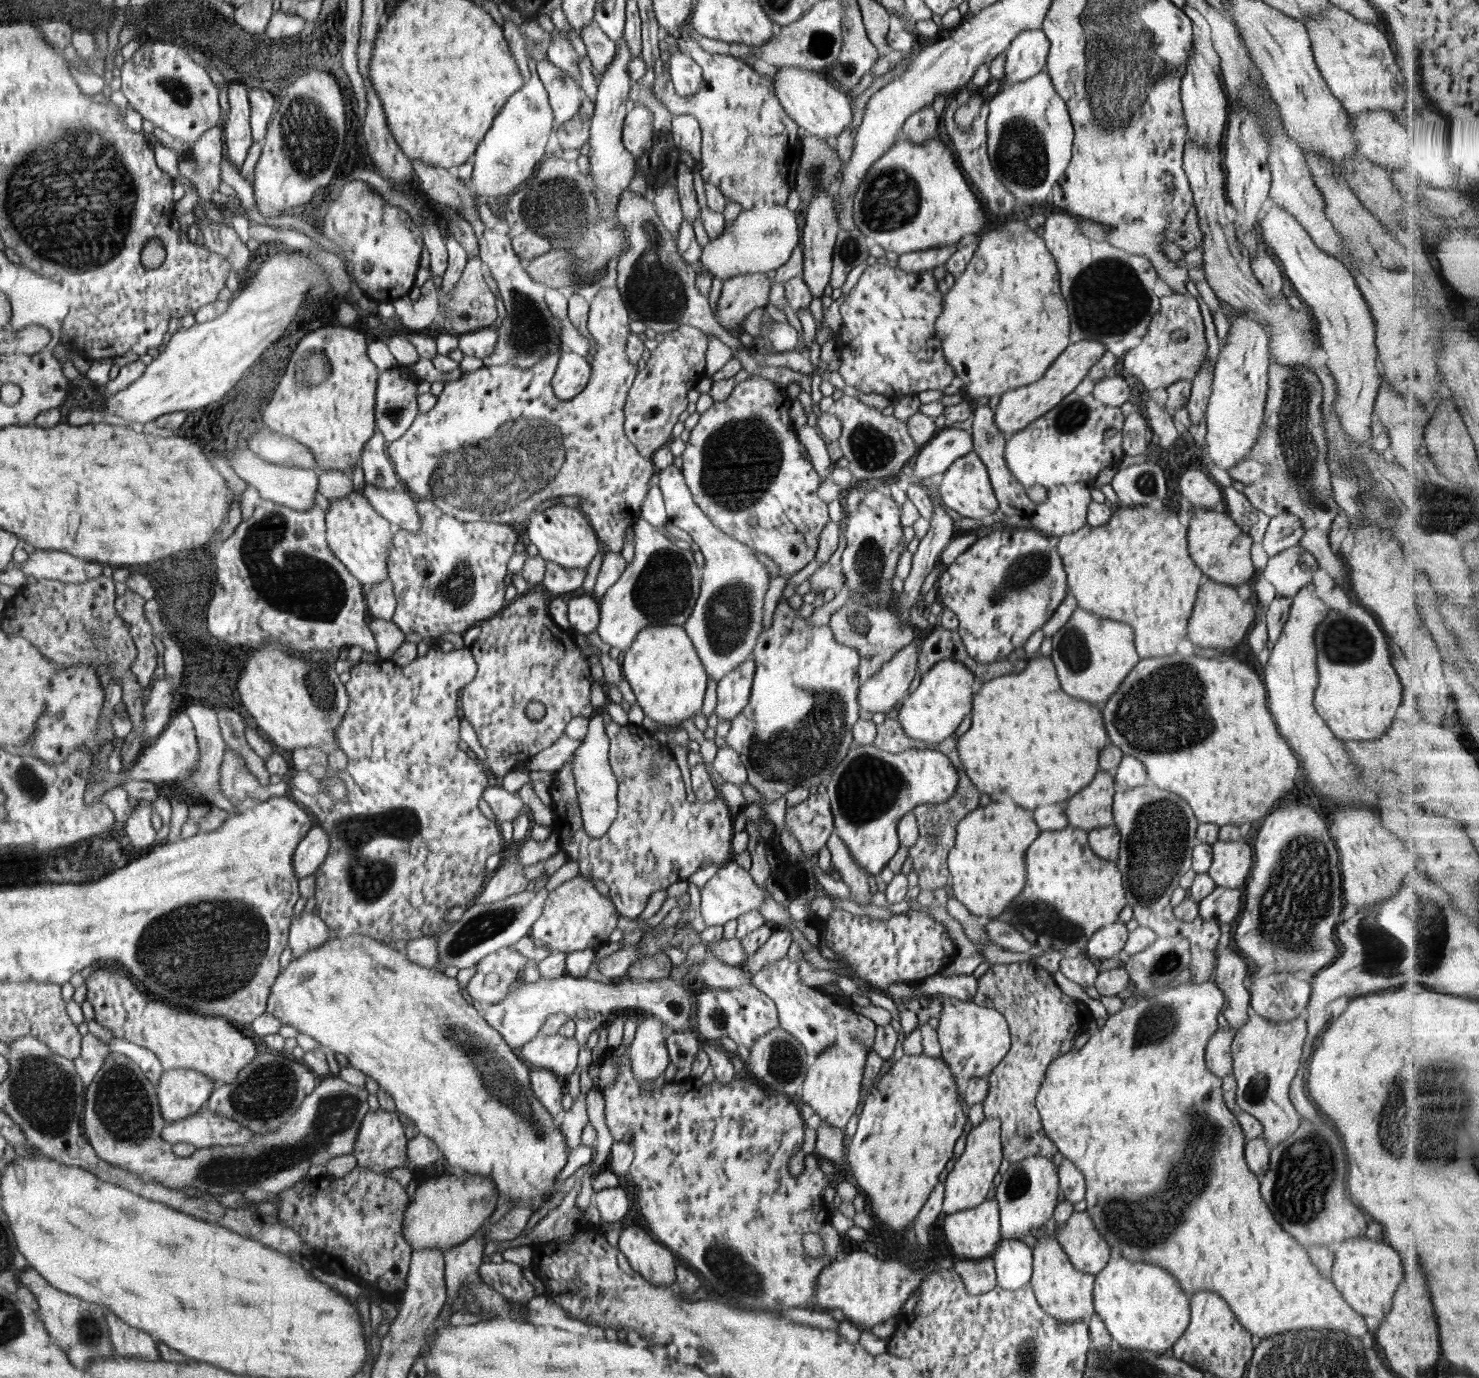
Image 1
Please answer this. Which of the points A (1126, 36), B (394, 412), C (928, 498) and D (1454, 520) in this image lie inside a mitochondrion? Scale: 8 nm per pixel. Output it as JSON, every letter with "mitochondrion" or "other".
{"A":"mitochondrion","B":"mitochondrion","C":"other","D":"mitochondrion"}

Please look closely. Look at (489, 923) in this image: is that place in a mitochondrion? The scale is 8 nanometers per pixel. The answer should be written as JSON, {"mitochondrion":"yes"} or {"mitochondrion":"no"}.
{"mitochondrion":"yes"}

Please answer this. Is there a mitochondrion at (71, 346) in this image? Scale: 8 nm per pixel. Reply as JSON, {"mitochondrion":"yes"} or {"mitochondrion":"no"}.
{"mitochondrion":"no"}

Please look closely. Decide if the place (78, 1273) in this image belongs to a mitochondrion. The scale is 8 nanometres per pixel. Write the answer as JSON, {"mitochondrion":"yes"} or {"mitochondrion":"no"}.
{"mitochondrion":"no"}

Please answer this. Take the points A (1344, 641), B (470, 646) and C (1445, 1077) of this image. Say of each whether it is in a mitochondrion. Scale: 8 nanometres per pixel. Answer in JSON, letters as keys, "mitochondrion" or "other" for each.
{"A":"mitochondrion","B":"other","C":"mitochondrion"}

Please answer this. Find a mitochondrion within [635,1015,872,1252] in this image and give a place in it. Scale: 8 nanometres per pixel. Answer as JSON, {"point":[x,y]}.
{"point":[784,1058]}

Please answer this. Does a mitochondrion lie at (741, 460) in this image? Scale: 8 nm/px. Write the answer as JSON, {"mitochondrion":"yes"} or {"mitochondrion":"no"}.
{"mitochondrion":"yes"}

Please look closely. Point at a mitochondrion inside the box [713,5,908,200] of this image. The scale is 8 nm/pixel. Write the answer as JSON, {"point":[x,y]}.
{"point":[820,44]}

